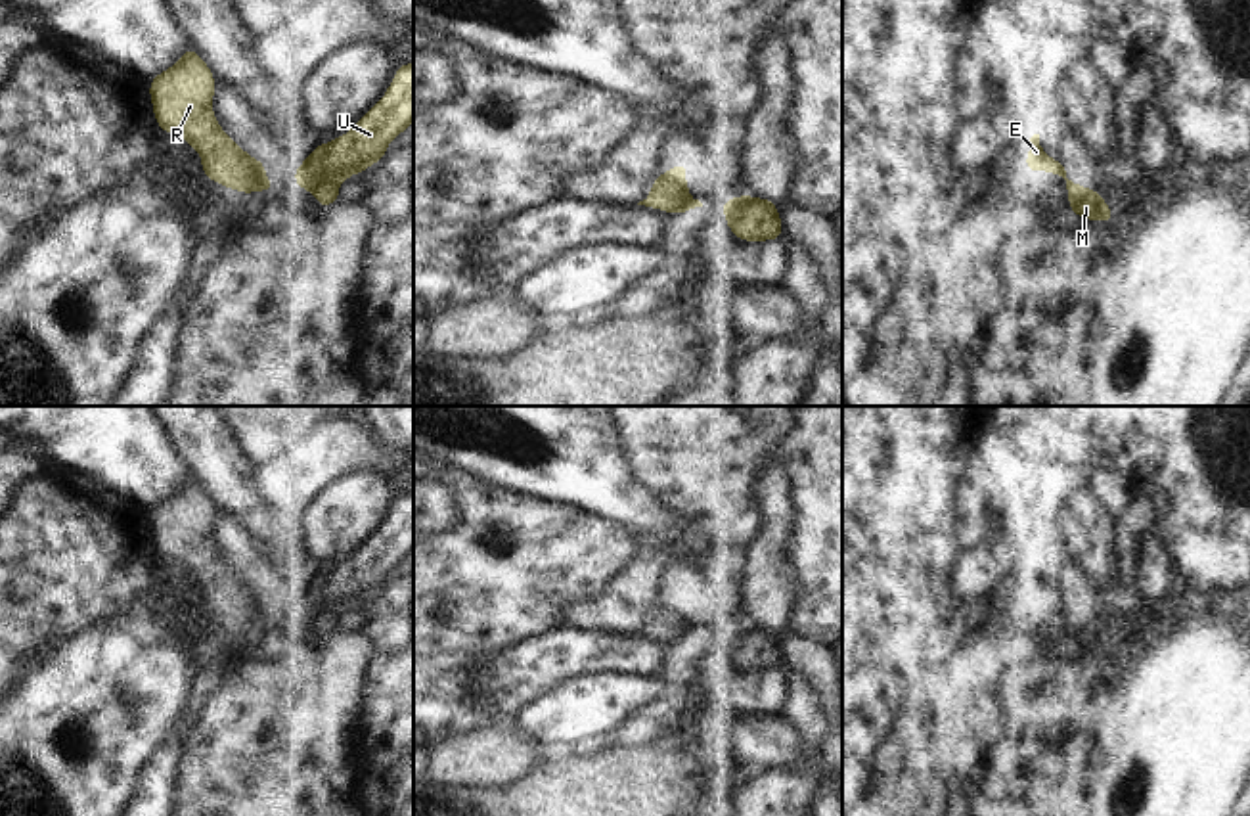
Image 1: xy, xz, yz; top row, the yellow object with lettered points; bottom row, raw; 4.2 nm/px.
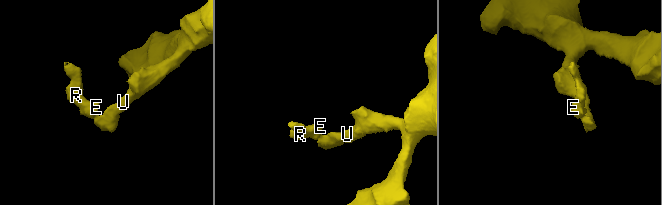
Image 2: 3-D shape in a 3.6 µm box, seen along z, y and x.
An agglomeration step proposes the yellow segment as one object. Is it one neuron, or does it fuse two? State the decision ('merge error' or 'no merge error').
merge error

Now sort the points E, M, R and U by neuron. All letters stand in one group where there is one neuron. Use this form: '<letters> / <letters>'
E R / M U

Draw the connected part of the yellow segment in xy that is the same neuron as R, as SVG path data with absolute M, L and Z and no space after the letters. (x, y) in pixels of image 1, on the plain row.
M190 475L182 487L149 510L153 548L167 563L184 567L201 586L203 603L239 623L257 623L266 598L239 577L218 554L214 504Z

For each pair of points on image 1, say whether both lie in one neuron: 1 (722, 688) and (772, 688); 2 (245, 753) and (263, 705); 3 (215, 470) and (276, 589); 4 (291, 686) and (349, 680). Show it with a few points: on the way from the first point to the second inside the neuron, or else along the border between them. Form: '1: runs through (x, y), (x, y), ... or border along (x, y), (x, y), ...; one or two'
1: runs through (734, 692), (747, 692), (755, 700), (760, 696); one
2: runs through (245, 742), (245, 725), (251, 717); one
3: runs through (244, 498), (276, 531), (276, 560); one
4: border along (288, 654), (299, 656), (311, 667), (330, 707); two

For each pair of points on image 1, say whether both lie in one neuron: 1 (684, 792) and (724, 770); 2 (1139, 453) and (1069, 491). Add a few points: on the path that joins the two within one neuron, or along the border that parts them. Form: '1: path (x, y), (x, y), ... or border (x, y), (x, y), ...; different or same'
1: path (693, 782), (714, 772); same
2: border (1053, 477), (1097, 474), (1116, 495); different

